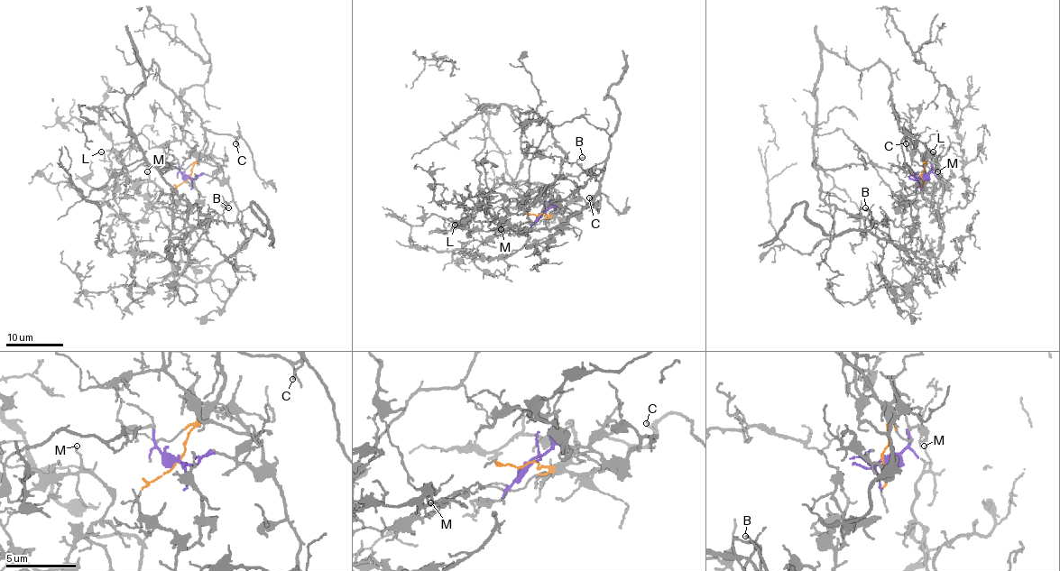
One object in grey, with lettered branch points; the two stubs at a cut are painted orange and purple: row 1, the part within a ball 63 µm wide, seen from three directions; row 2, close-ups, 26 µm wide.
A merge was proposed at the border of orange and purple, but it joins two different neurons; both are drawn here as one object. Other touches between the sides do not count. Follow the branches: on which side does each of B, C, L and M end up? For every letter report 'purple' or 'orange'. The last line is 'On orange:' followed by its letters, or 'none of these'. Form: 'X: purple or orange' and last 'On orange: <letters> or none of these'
B: purple
C: orange
L: purple
M: purple
On orange: C

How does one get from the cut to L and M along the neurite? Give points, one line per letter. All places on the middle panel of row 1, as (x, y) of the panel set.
L: (540, 213), (552, 206), (580, 211), (600, 197), (566, 223), (522, 234), (474, 228), (467, 235), (455, 224)
M: (540, 213), (552, 206), (580, 211), (588, 203), (598, 204), (600, 197), (551, 228), (501, 230)

